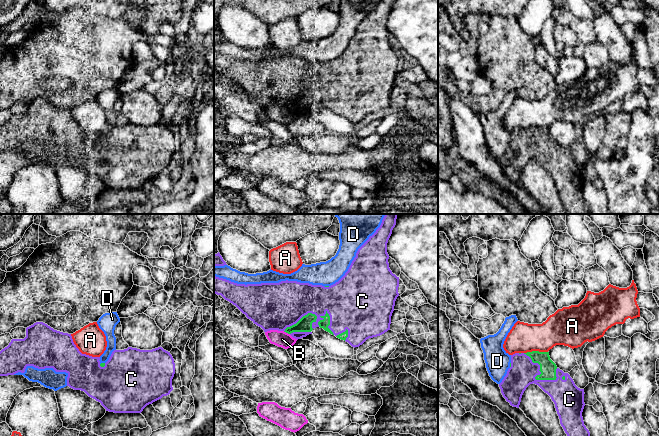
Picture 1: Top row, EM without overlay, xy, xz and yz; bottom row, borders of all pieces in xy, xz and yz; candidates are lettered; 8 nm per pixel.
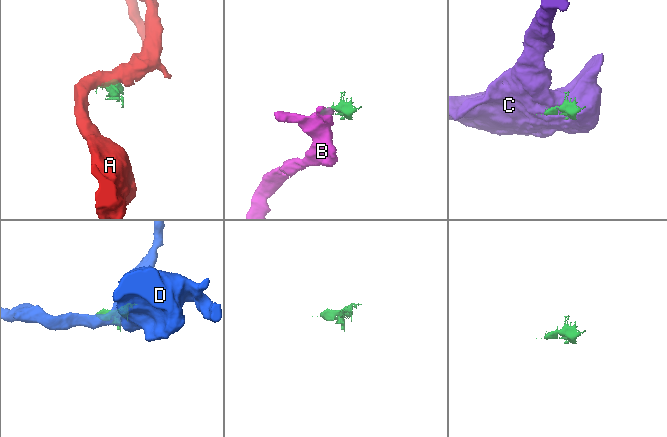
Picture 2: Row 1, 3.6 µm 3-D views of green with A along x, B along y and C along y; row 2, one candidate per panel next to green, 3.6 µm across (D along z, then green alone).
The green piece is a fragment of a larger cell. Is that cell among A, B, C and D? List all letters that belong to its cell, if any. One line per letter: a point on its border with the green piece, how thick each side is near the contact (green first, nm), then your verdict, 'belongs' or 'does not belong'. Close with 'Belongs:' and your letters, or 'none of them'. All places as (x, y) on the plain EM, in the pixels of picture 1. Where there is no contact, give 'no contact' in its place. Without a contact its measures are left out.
A: meets green in yz at (535, 127); 130 nm thick on the green side, 240 nm on the other; does not belong
B: meets green in xz at (286, 108); 110 nm thick on the green side, 130 nm on the other; does not belong
C: meets green in xz at (316, 94); 110 nm thick on the green side, 320 nm on the other; belongs
D: meets green in xy at (102, 139); 30 nm thick on the green side, 80 nm on the other; does not belong
Belongs: C

